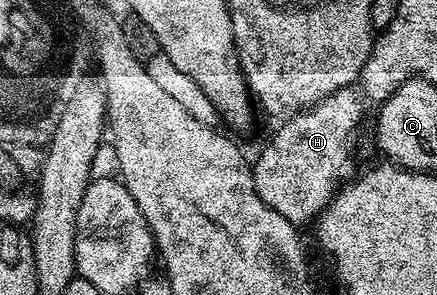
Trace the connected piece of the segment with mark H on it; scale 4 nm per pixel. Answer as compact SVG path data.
M357 88L341 89L310 109L281 122L282 130L270 137L258 158L253 158L254 190L272 211L280 211L295 227L317 222L343 180L342 172L354 153L362 112L368 108Z

